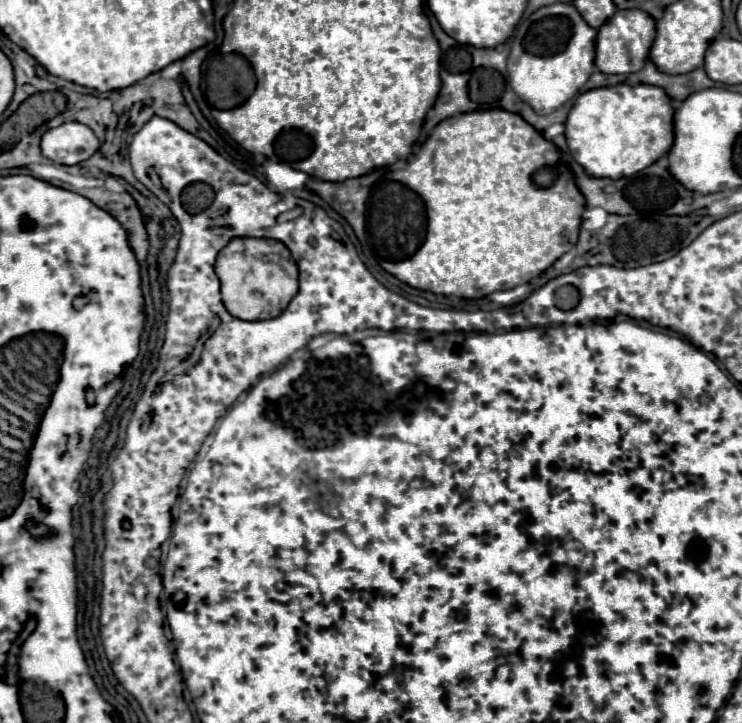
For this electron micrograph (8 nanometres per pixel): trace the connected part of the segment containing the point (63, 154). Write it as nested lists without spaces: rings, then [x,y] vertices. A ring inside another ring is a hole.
[[[77,121],[53,127],[41,137],[41,153],[61,165],[77,165],[87,161],[97,149],[99,139],[95,133]]]

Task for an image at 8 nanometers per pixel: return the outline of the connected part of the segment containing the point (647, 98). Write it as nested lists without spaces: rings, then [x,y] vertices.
[[[653,85],[597,87],[581,93],[565,121],[565,137],[573,159],[591,177],[621,179],[633,175],[671,149],[673,107],[671,99]]]

